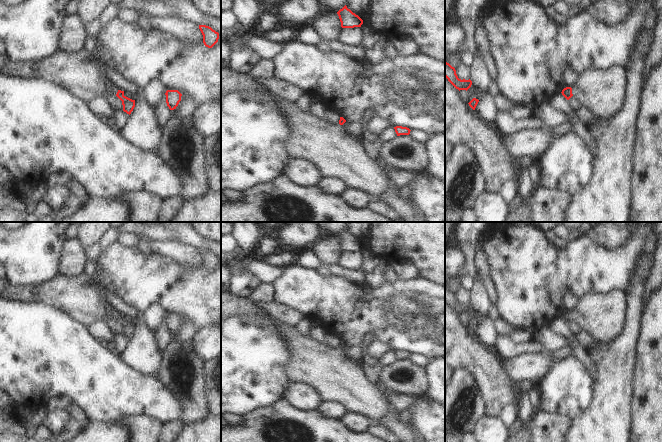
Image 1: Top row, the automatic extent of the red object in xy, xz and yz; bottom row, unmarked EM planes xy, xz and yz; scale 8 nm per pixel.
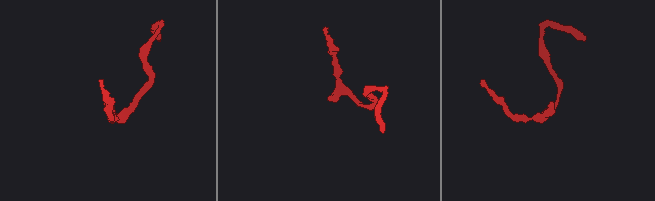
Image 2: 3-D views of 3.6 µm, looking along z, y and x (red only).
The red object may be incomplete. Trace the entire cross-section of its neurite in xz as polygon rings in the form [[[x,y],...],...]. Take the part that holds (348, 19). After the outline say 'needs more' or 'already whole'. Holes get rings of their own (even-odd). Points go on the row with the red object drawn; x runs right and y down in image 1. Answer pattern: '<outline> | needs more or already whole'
[[[345,5],[337,12],[342,28],[361,27],[363,20]]] | already whole

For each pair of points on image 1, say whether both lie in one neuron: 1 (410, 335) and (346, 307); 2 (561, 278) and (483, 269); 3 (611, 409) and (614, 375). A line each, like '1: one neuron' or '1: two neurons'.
1: one neuron
2: two neurons
3: one neuron

